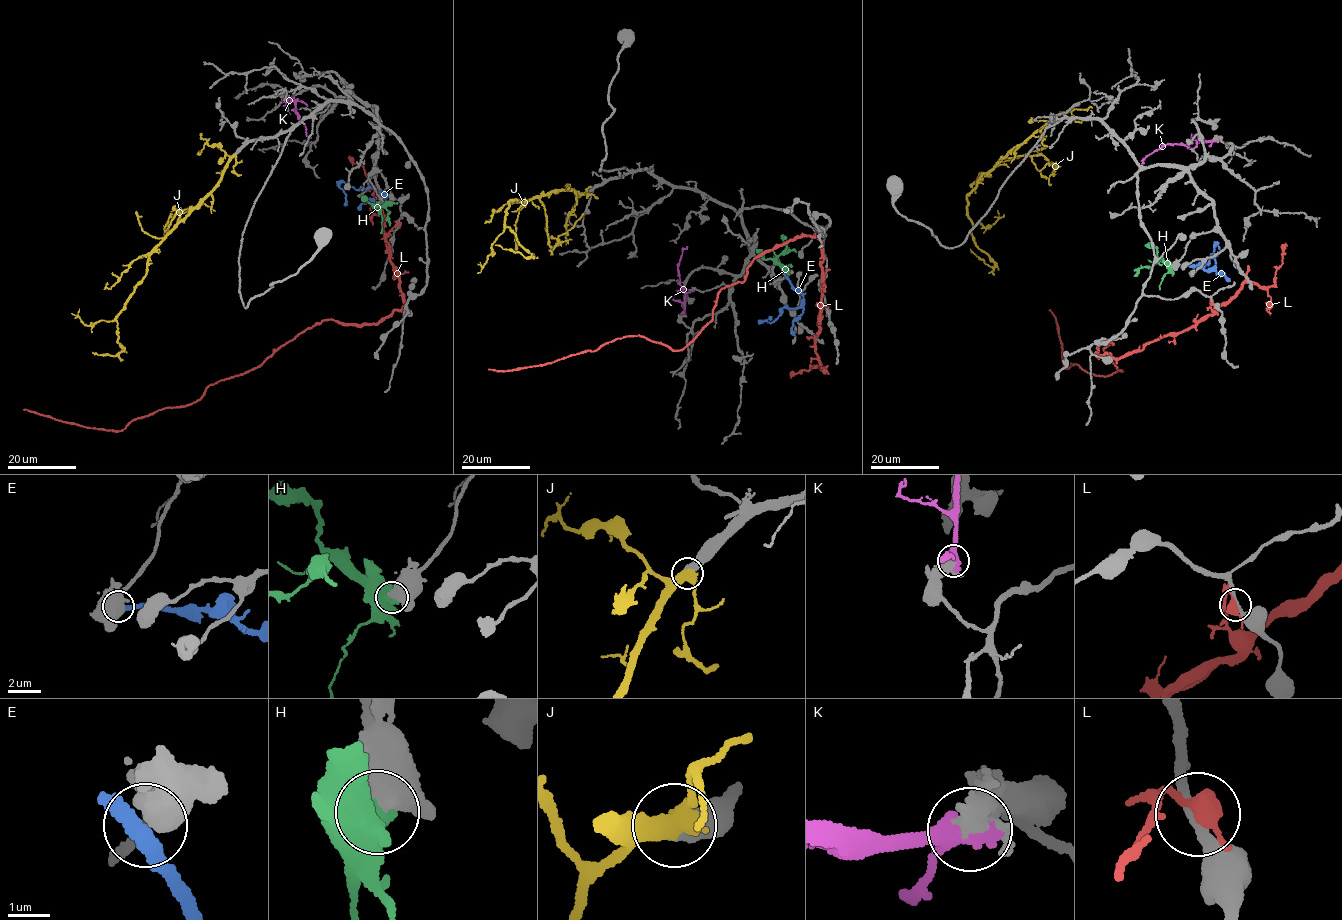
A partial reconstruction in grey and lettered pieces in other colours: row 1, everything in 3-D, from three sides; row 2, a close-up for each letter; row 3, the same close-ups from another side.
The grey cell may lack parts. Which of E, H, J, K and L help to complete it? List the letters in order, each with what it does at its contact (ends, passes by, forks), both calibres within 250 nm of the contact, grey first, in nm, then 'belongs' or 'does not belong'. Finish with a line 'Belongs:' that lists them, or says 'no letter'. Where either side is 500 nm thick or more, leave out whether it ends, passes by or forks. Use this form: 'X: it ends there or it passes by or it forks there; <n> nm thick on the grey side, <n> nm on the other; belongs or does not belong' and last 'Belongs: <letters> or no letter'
E: 500 nm thick on the grey side, 340 nm on the other; does not belong
H: 700 nm thick on the grey side, 600 nm on the other; does not belong
J: 500 nm thick on the grey side, 440 nm on the other; belongs
K: it passes by; 360 nm thick on the grey side, 440 nm on the other; does not belong
L: it passes by; 220 nm thick on the grey side, 380 nm on the other; does not belong
Belongs: J

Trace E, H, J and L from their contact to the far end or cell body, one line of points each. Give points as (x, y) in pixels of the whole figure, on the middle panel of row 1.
E: (786, 275), (789, 283), (802, 295), (803, 303), (795, 308), (783, 307), (772, 322), (761, 322), (769, 317)
H: (787, 270), (776, 258), (786, 248), (785, 235)
J: (584, 193), (563, 190), (529, 201), (509, 202), (505, 225), (531, 256), (527, 258), (495, 245)
L: (827, 307), (820, 317), (822, 246), (804, 235), (721, 288), (683, 348), (623, 336), (488, 369)

